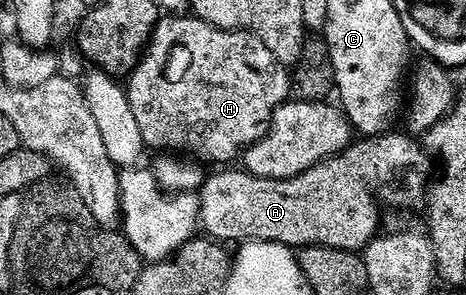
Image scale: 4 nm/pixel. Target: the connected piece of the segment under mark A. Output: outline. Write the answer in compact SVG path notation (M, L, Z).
M388 133L361 137L349 144L346 151L332 155L315 164L299 177L283 181L255 177L244 169L221 169L218 175L210 174L200 187L200 230L214 241L239 239L255 242L277 242L292 249L321 246L333 250L354 253L365 248L378 237L381 227L381 207L377 204L380 195L398 199L401 203L419 204L426 198L427 184L431 179L431 160L424 146L412 134Z

